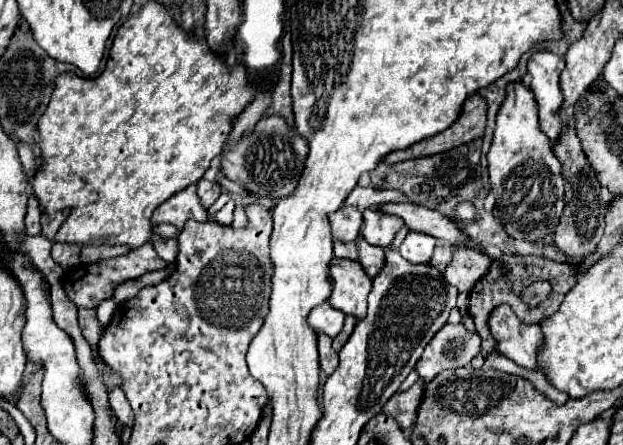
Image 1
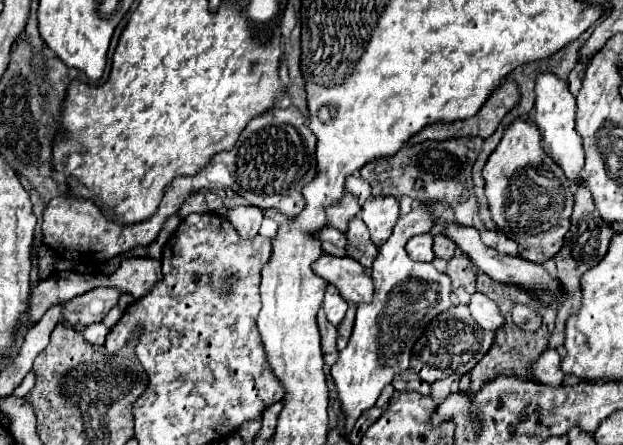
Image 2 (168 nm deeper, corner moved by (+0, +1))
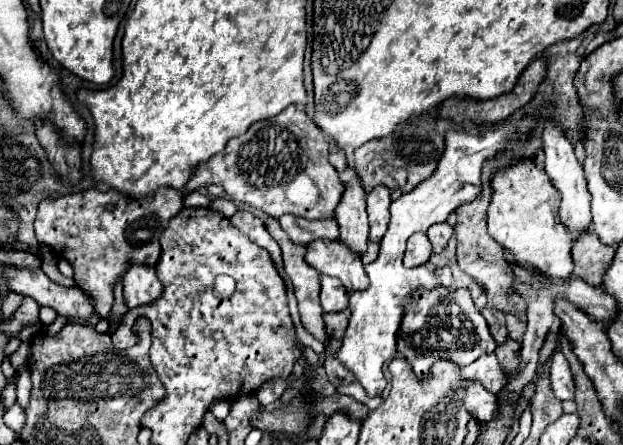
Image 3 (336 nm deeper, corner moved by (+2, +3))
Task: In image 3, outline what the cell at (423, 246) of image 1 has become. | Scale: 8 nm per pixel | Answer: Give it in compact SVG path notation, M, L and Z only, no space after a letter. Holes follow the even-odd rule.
M414 234L410 240L408 240L408 246L406 246L406 254L404 254L404 264L408 268L412 266L420 266L420 264L426 264L432 256L432 244L428 240L426 234Z

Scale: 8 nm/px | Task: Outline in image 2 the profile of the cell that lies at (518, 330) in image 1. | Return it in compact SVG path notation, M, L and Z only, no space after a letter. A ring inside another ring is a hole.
M544 350L538 358L538 362L534 362L534 376L538 378L538 382L548 384L552 388L562 386L564 384L564 372L560 368L560 354L558 350Z

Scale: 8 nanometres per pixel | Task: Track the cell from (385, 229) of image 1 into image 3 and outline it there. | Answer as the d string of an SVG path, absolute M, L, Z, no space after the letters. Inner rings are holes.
M376 186L366 196L366 212L370 222L370 240L380 242L388 230L388 206L390 206L390 190L386 186Z

